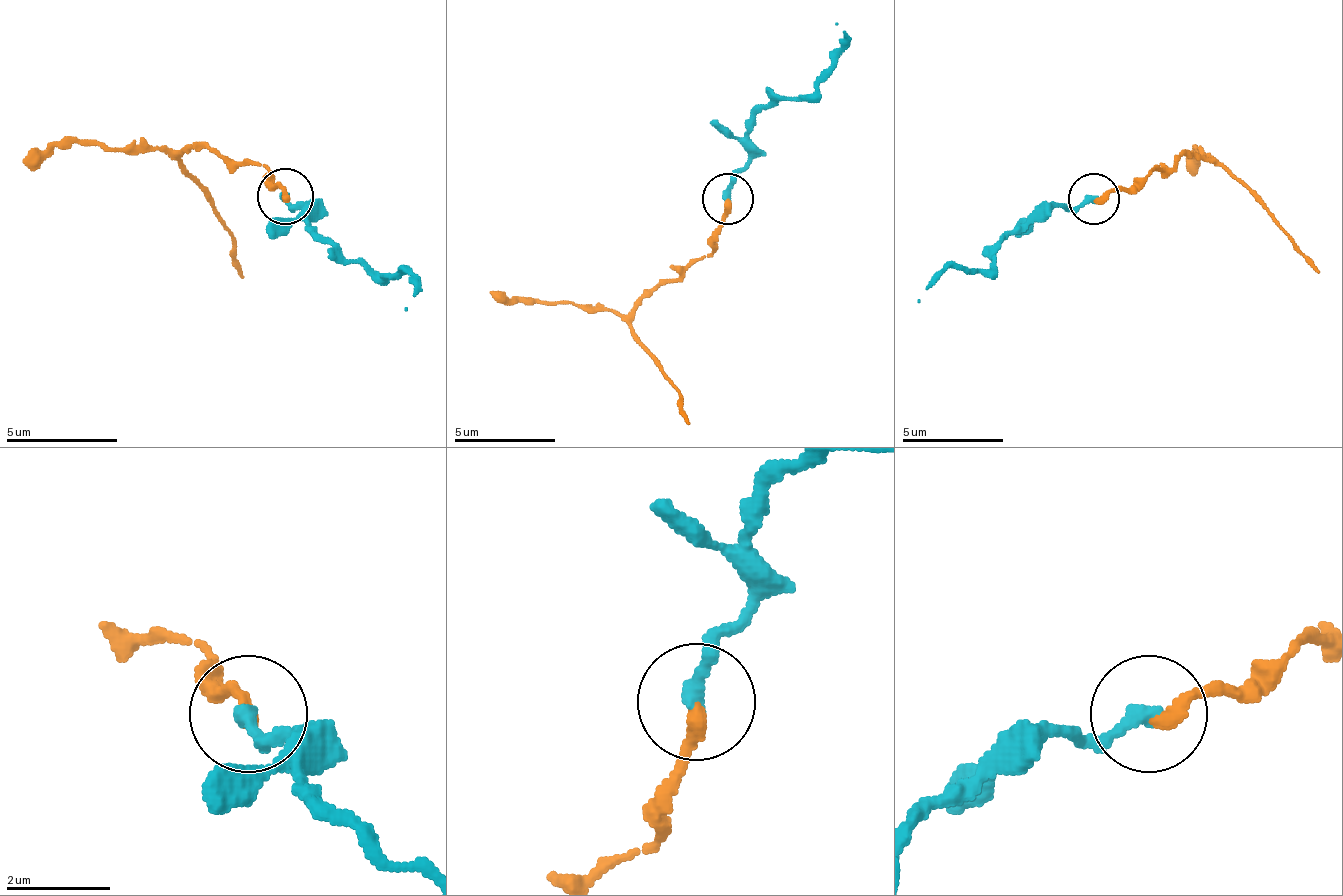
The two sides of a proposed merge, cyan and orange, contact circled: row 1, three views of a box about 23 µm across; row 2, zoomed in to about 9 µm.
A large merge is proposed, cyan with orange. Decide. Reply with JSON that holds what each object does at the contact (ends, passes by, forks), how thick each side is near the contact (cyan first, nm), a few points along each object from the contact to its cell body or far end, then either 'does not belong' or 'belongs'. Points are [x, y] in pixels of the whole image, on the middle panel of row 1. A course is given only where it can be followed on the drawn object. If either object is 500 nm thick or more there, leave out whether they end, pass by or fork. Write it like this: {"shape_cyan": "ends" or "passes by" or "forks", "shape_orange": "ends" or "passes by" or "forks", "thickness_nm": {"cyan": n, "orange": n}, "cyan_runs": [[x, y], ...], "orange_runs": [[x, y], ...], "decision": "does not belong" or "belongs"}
{"shape_cyan": "ends", "shape_orange": "ends", "thickness_nm": {"cyan": 320, "orange": 280}, "cyan_runs": [[729, 199], [734, 174], [749, 159], [749, 124], [784, 98], [810, 98], [840, 48], [845, 32], [835, 22]], "orange_runs": [[729, 199], [719, 235], [708, 255], [658, 286], [633, 326], [678, 387], [688, 422]], "decision": "does not belong"}

